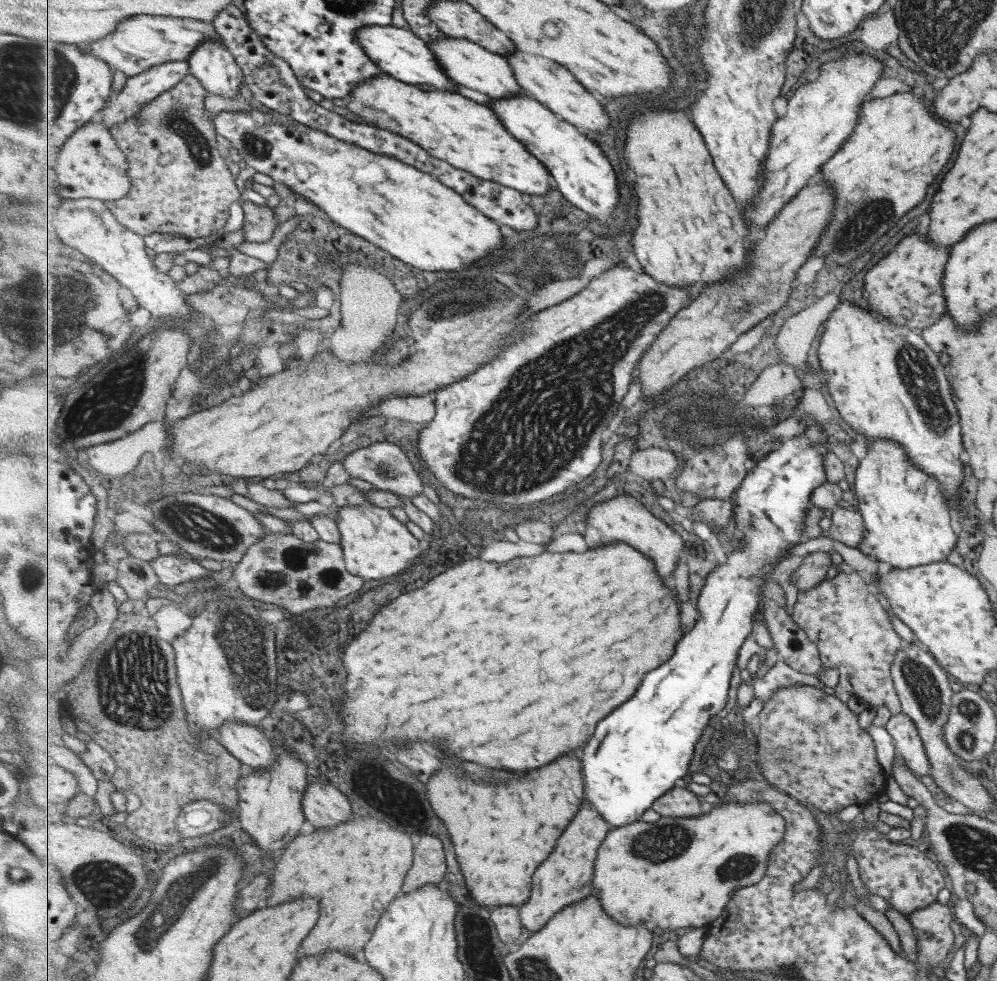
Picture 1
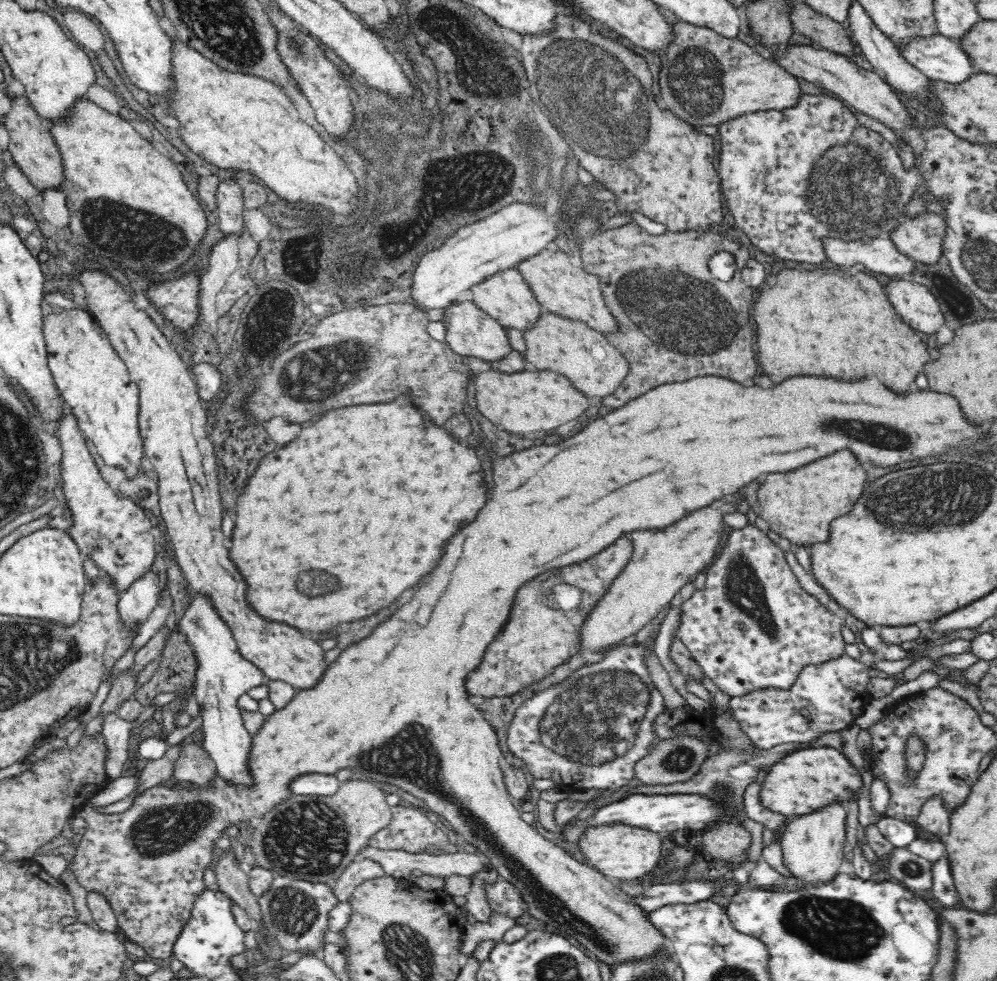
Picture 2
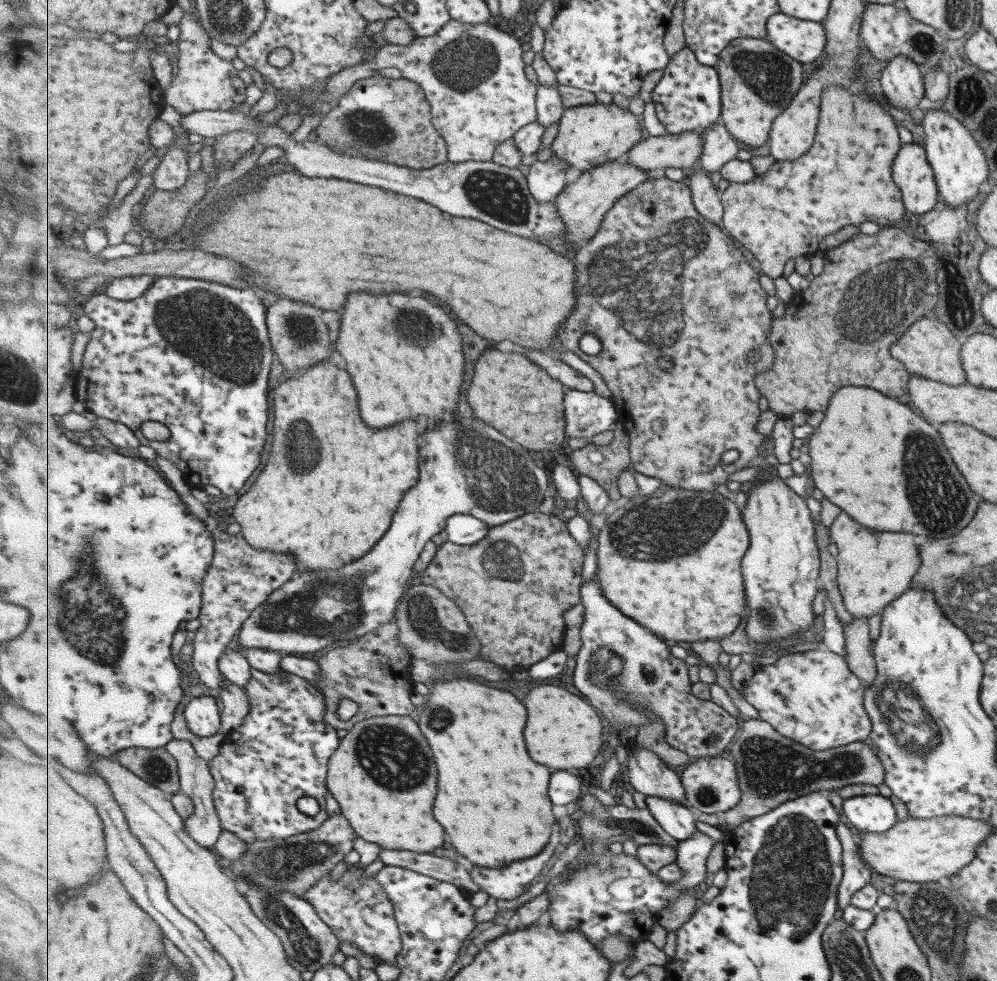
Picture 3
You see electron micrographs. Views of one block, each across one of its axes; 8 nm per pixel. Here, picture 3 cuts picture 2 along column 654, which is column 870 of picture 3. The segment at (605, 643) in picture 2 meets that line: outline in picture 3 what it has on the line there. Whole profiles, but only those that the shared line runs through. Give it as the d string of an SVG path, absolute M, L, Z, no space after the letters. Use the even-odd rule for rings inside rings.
M843 511L833 520L828 533L837 547L835 581L841 601L852 618L869 618L881 612L886 604L907 590L920 567L918 546L911 533L871 531Z

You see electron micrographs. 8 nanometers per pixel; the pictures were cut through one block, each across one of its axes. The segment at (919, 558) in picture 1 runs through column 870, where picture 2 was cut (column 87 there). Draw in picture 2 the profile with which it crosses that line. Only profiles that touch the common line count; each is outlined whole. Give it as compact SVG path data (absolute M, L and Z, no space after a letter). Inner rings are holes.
M64 404L64 412L62 412L60 420L58 420L58 424L54 424L54 436L58 438L62 448L62 461L59 467L62 475L64 500L72 515L70 520L73 524L67 532L77 544L82 556L92 559L100 570L104 570L110 577L115 591L121 595L131 588L131 584L152 570L156 553L159 550L158 546L154 544L154 535L152 534L153 519L145 509L134 504L134 501L116 495L116 492L104 481L97 468L97 457L89 441L81 433L77 418L72 414L68 404Z

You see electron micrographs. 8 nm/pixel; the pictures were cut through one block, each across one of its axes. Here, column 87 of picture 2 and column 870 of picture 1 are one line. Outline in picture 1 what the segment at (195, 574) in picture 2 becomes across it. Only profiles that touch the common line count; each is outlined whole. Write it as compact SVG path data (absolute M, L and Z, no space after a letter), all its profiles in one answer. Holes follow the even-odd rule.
M915 232L899 240L897 244L865 274L863 289L867 291L869 311L887 317L891 323L921 331L939 319L945 311L945 299L941 279L950 247L929 243L929 239Z

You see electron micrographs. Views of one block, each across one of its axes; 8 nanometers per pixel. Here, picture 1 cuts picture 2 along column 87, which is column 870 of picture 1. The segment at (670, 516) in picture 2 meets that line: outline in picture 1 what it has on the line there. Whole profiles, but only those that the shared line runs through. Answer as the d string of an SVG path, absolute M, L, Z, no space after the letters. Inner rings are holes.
M875 800L866 805L864 815L868 825L859 828L852 826L854 838L850 836L850 854L857 863L859 879L865 888L871 894L883 897L891 908L907 916L911 911L933 903L945 882L935 863L919 851L920 844L887 840L885 832L874 828L873 822L879 814L878 803Z

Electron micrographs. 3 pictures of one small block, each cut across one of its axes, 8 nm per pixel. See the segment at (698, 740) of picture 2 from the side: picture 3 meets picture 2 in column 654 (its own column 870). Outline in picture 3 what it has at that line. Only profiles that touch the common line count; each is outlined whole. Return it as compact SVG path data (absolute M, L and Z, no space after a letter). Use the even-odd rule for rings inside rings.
M760 718L744 719L739 734L727 750L727 756L736 761L742 793L741 802L724 814L723 844L726 835L738 830L740 824L775 810L788 800L817 790L837 790L848 784L877 786L884 779L880 758L877 758L871 744L865 741L828 750L810 750L800 742L783 737L772 724Z

